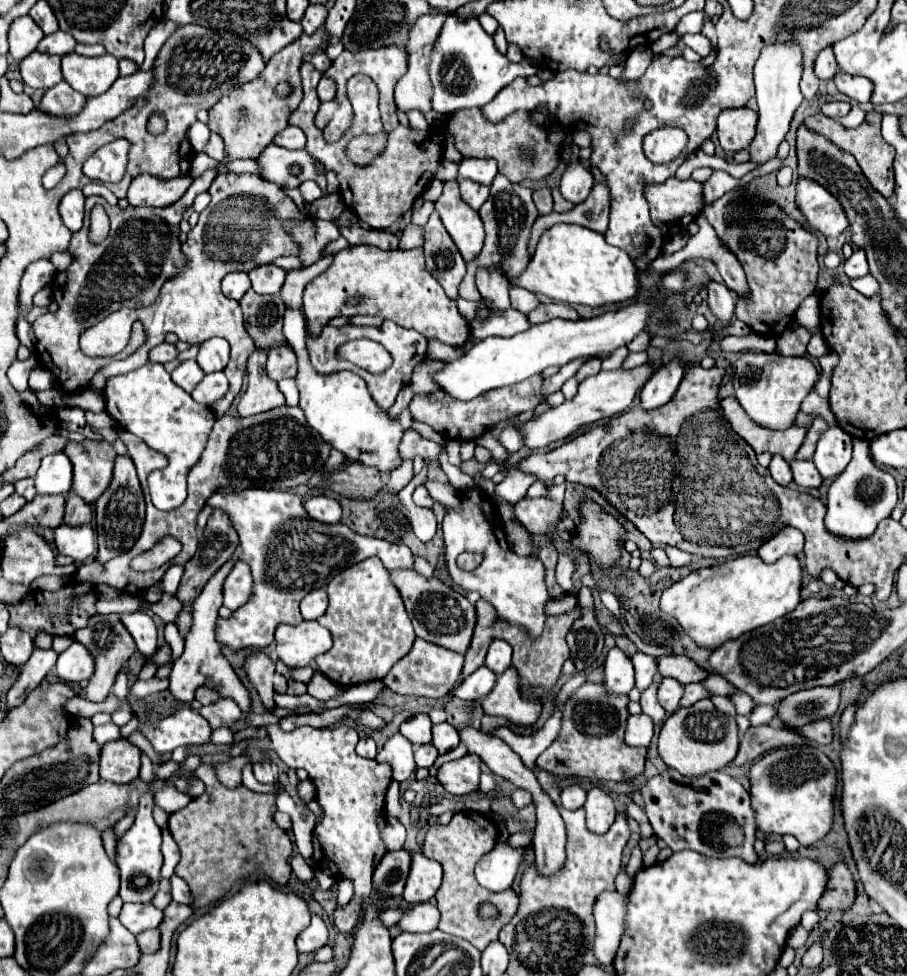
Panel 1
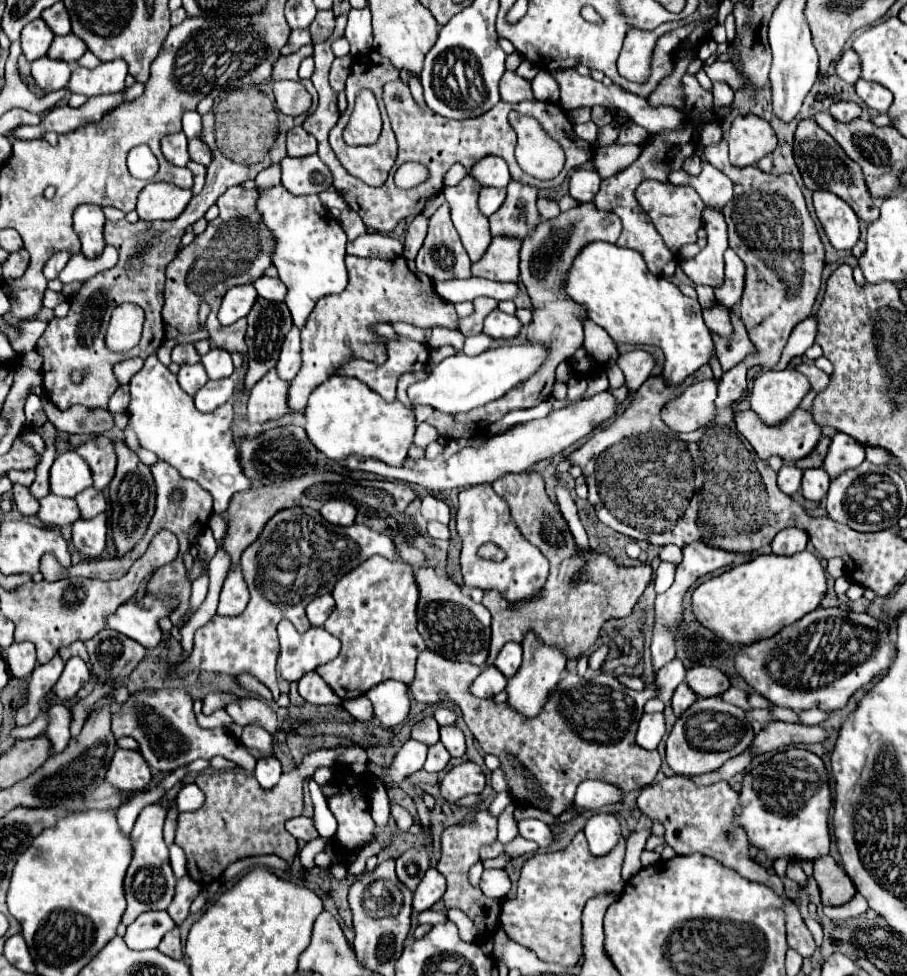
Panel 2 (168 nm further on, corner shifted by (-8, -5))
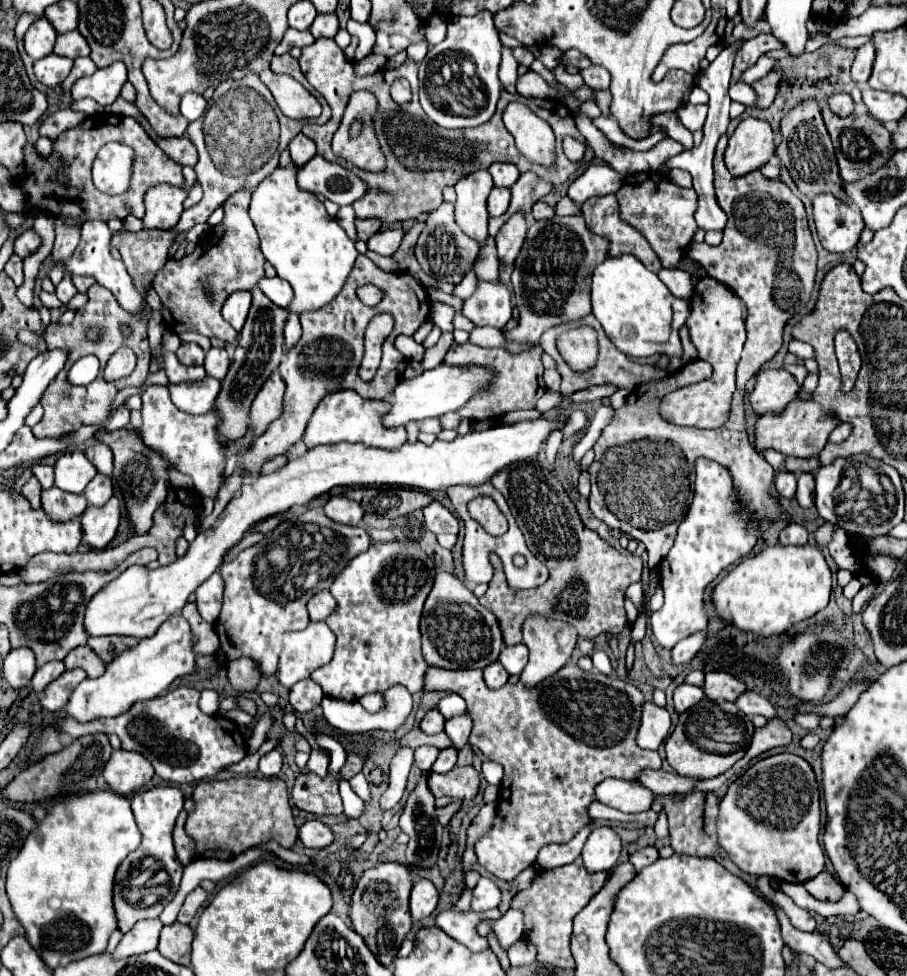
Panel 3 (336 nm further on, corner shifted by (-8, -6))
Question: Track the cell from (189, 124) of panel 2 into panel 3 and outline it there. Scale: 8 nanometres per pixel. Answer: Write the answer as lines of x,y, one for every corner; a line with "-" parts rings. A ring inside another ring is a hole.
187,93
183,97
183,101
181,101
181,115
187,121
197,121
199,117
203,117
205,107
207,107
207,101
203,99
203,95
199,95
199,93

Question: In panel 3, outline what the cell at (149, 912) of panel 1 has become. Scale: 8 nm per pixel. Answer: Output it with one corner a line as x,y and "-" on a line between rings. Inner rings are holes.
143,919
139,923
135,923
135,927
123,935
121,943
113,951
115,959
141,955
141,953
157,949
161,927
163,927
163,923
159,919

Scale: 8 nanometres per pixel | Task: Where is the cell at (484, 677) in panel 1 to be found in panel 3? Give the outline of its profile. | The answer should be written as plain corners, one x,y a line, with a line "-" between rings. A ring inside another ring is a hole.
497,661
483,669
483,677
485,677
485,685
487,685
489,689
499,689
499,687
503,687
503,685
507,683
507,679
509,679
507,671
505,671
503,665
497,663

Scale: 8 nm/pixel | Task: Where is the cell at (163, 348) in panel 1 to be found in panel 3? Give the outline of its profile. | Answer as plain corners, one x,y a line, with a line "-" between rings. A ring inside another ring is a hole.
181,343
181,347
177,349
177,359
183,365
203,365
205,351
197,343

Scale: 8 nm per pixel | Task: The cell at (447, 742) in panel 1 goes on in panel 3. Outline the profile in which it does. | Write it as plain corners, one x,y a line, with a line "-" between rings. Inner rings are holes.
459,715
455,719
445,721
445,733
449,735
453,747
459,751
467,745
469,733
471,733
471,719
467,715

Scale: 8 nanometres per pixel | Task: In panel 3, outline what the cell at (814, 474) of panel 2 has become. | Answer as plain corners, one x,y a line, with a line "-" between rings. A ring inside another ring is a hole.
801,473
799,483
797,483
797,493
795,499
799,501
801,507
813,507
815,505
815,475
811,473

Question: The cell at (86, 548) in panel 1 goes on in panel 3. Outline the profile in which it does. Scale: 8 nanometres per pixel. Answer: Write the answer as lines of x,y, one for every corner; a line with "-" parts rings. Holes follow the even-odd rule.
117,497
109,499
103,507
87,507
81,515
81,531
83,543
89,549
105,549
113,539
121,517
121,503

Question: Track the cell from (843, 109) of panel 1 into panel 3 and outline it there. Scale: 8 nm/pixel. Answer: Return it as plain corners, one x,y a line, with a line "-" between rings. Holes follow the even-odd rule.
837,93
837,95
829,97
829,107
835,115
847,117
847,115
853,113
853,99
847,93

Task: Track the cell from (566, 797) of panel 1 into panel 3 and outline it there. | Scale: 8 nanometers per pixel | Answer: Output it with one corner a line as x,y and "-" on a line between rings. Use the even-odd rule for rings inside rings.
605,779
595,787
595,799
623,813
639,813
651,807
653,793
637,781

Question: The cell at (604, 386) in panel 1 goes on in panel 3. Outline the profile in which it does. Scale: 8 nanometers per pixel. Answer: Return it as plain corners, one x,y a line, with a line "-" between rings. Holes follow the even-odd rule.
539,417
535,421
519,421
513,425
501,423
497,427
491,427
487,431
473,431
463,437
455,437
453,441
435,441
433,445
423,445
415,443
409,445
405,443
399,451
383,451
375,447
365,447
361,443
335,443
335,445
319,445
315,449
309,449
305,455
291,459
285,467
269,473
269,475
259,475
257,481
245,483
235,497
229,501
225,511
219,515
217,523
209,527
207,531
201,531
197,539
189,545
189,551
185,557
179,557
175,563
159,569
147,569
139,565
131,565
127,571
123,571
115,581
111,581
103,591
99,591
91,603
87,605
87,615
85,615
85,627
89,635
129,635
137,639
145,639
157,633
163,621
167,621
171,615
181,613
185,607
189,595
209,579
217,571
217,567
223,563
223,555
247,533
247,529
271,515
289,511
293,505
307,505
313,497
327,493
331,487
347,485
347,487
365,487
365,485
401,485
409,489
421,489
421,491
437,491
437,489
447,489
453,485
483,485
489,483
493,475
497,475
501,469
517,463
517,461
531,461
539,455
543,443
553,431
561,431
567,425
565,419
561,417

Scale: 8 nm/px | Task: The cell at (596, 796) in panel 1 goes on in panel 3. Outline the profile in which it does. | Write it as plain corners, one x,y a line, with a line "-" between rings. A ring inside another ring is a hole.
599,825
591,831
585,847
583,847
583,863
587,871
609,871
617,863
621,853
621,839
613,827

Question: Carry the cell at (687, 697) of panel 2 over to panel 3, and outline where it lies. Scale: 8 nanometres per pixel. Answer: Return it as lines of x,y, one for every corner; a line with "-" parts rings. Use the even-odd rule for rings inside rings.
681,683
681,685
675,689
675,693
673,693
673,703
675,703
677,713
683,713
683,711
687,711
689,707
693,707
695,703
699,703
703,697
705,697
705,695
703,695
703,689
701,689
701,687

